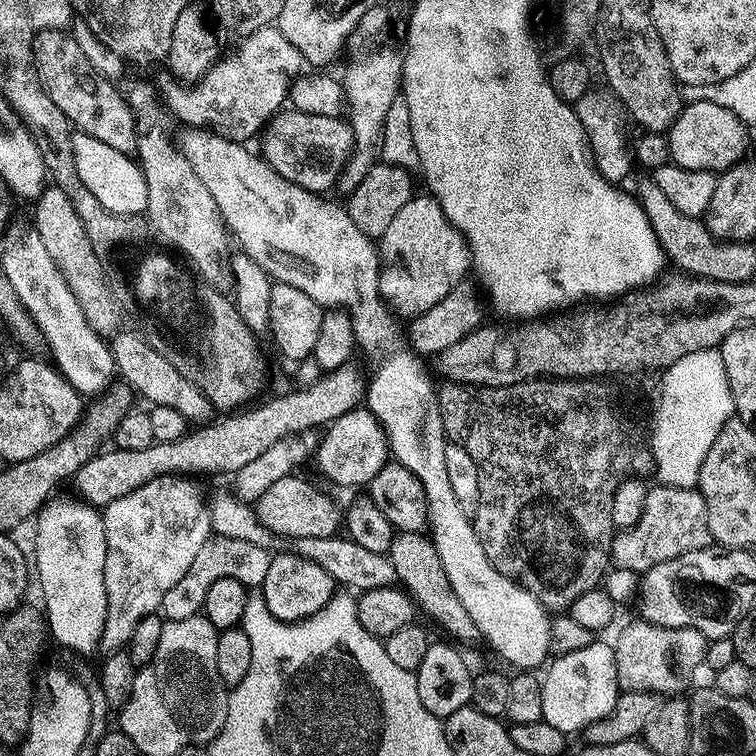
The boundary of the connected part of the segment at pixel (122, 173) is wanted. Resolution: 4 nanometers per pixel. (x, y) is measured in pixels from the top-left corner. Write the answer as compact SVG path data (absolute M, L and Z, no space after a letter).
M77 131L72 137L74 146L74 166L78 166L78 178L114 214L134 214L135 216L148 211L148 187L144 177L144 169L132 156L118 153L111 146L106 146L96 137L87 136Z

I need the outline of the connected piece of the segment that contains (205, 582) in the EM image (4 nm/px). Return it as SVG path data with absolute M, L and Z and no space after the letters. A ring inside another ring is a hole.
M217 535L210 538L198 550L190 570L166 594L162 605L164 620L181 620L197 615L204 607L204 599L214 582L218 578L238 578L246 586L263 585L266 572L270 570L272 556L267 547L256 546L248 541L239 541L238 538Z

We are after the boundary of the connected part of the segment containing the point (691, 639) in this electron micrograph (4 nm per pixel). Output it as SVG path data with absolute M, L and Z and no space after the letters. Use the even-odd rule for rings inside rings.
M628 624L614 640L617 682L626 692L650 692L668 698L680 694L704 664L706 638L693 628L667 628L664 624Z

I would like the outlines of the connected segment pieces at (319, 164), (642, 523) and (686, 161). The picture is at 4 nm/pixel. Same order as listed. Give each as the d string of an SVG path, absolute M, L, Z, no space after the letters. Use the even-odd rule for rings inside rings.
M297 110L277 112L263 129L263 136L259 151L265 162L282 174L282 178L317 194L327 193L327 188L335 189L336 180L354 145L353 133L343 119Z
M699 487L648 488L642 506L642 514L632 528L617 531L612 538L611 563L633 574L643 574L670 558L678 558L687 552L702 550L713 543L710 522L706 514L706 502Z
M714 102L689 103L667 133L668 145L672 151L671 163L682 166L686 170L706 170L717 174L735 169L739 165L736 163L743 158L744 151L748 148L748 132L749 129L733 112Z

